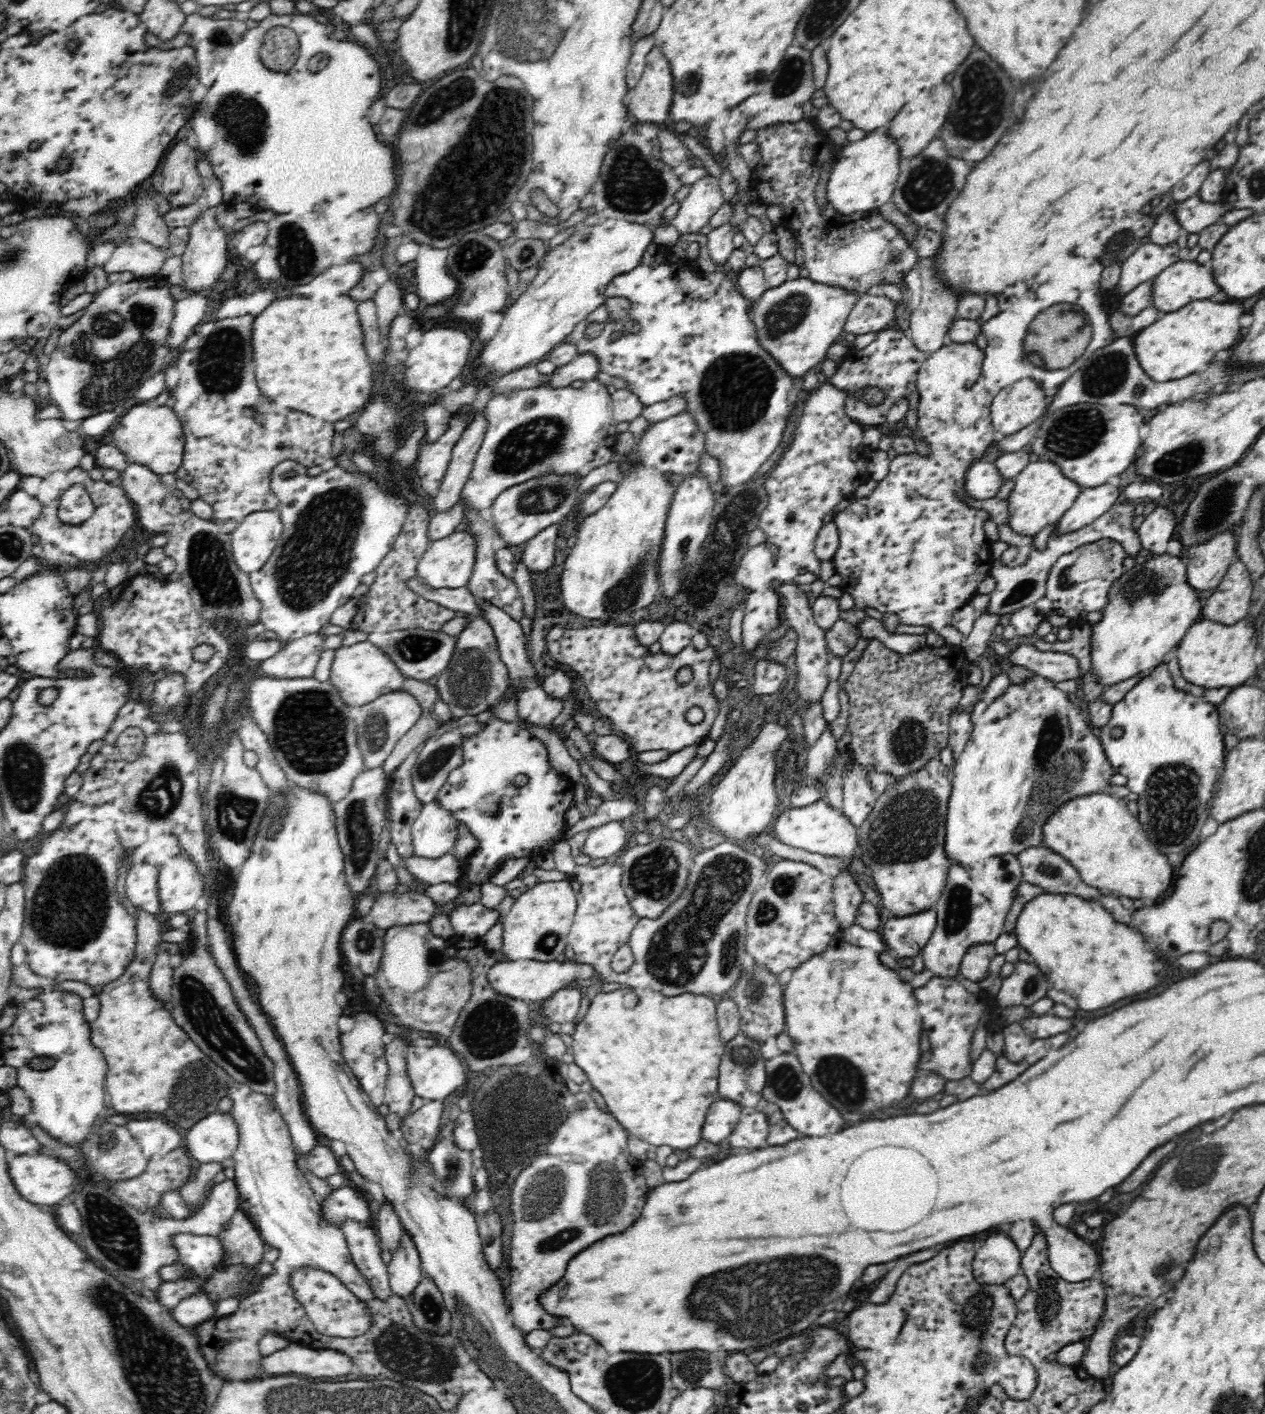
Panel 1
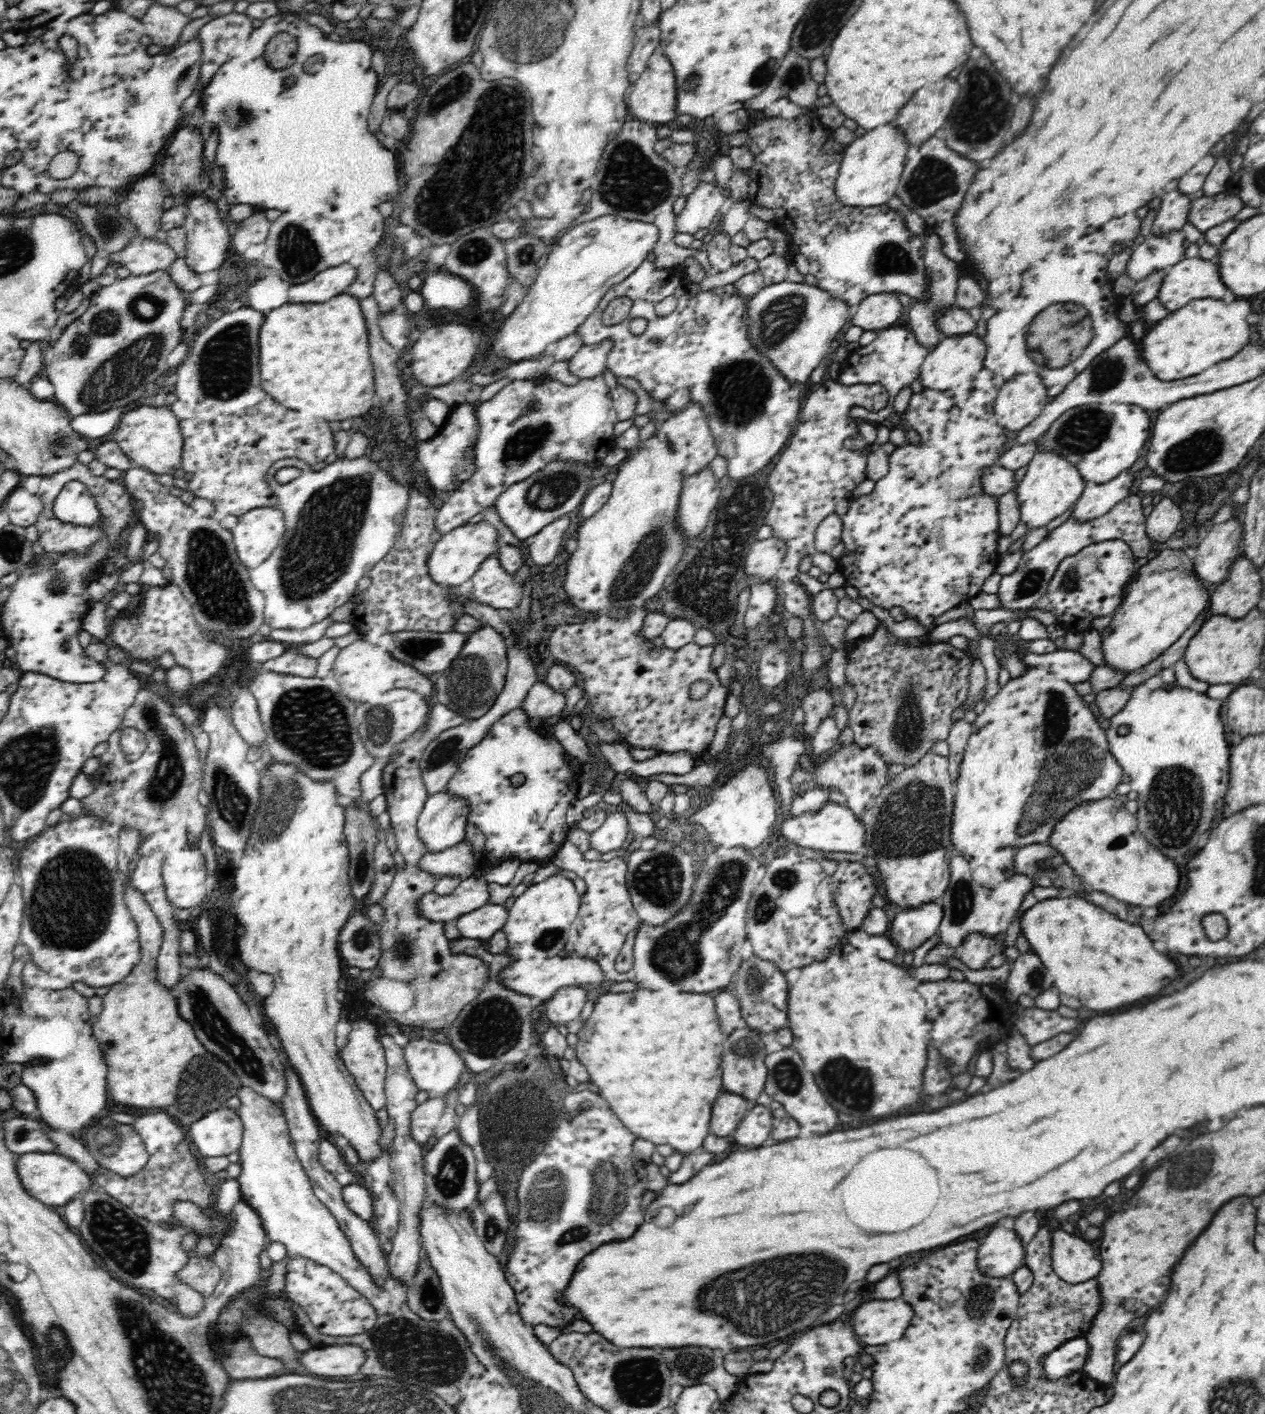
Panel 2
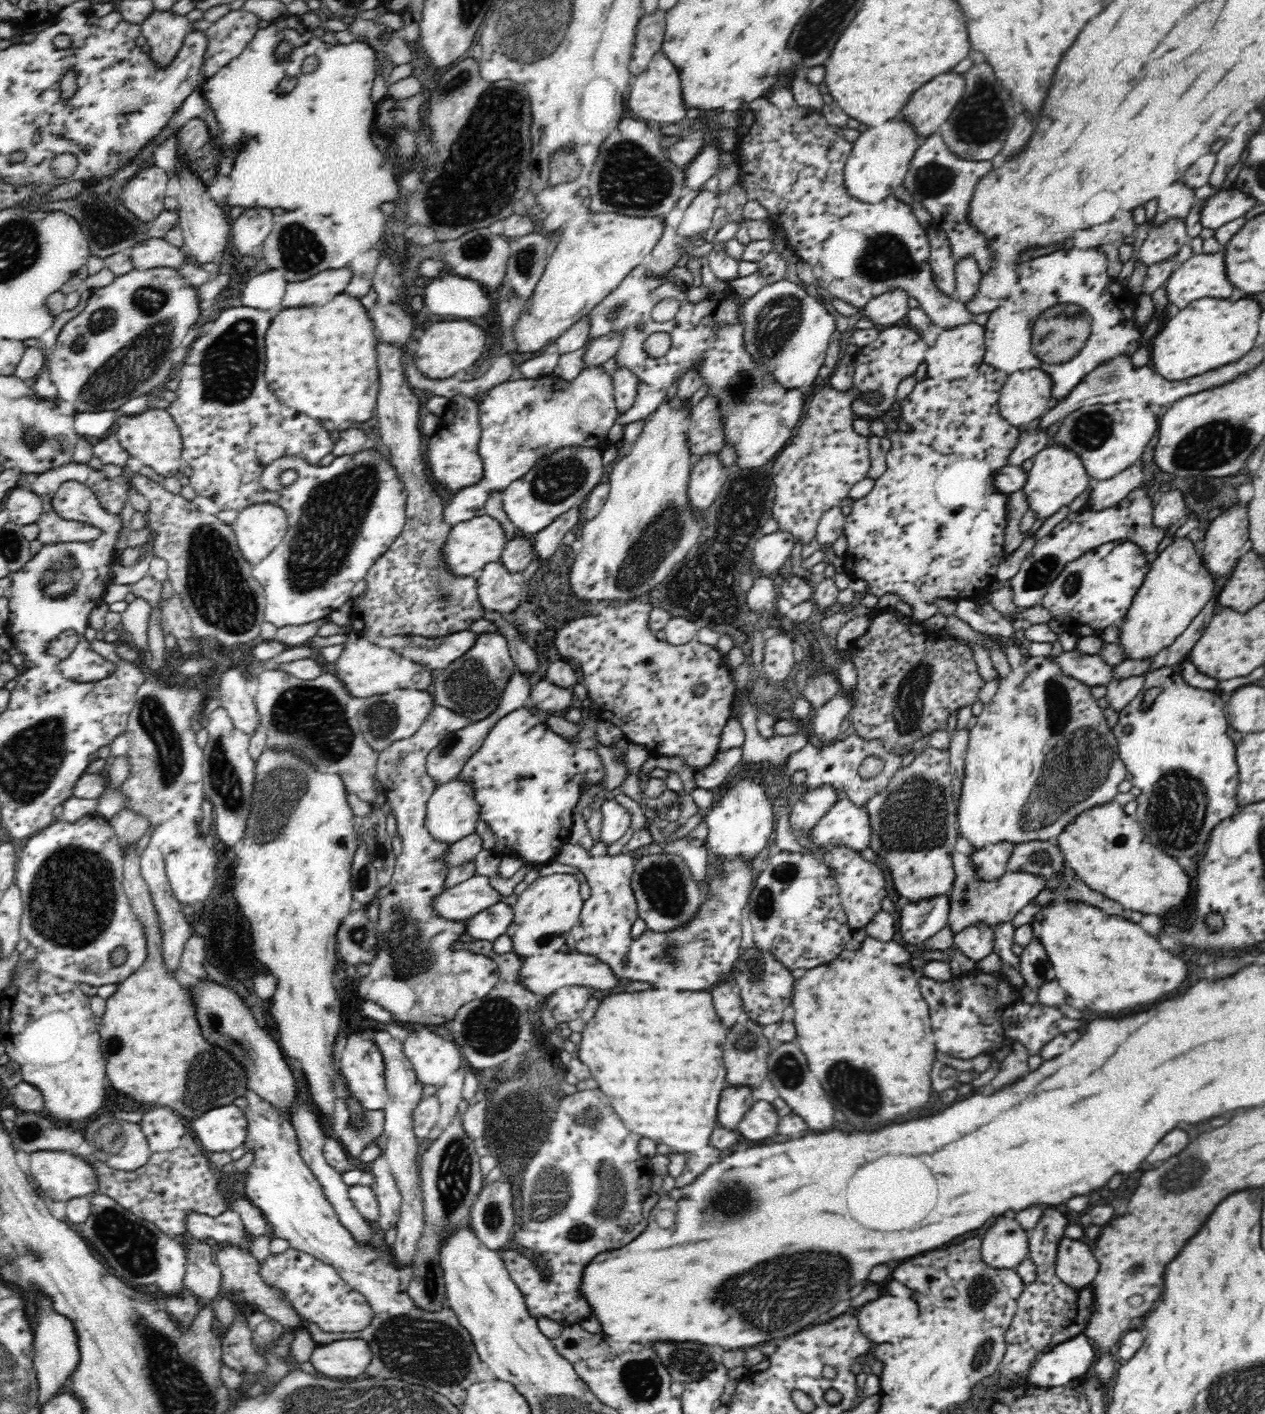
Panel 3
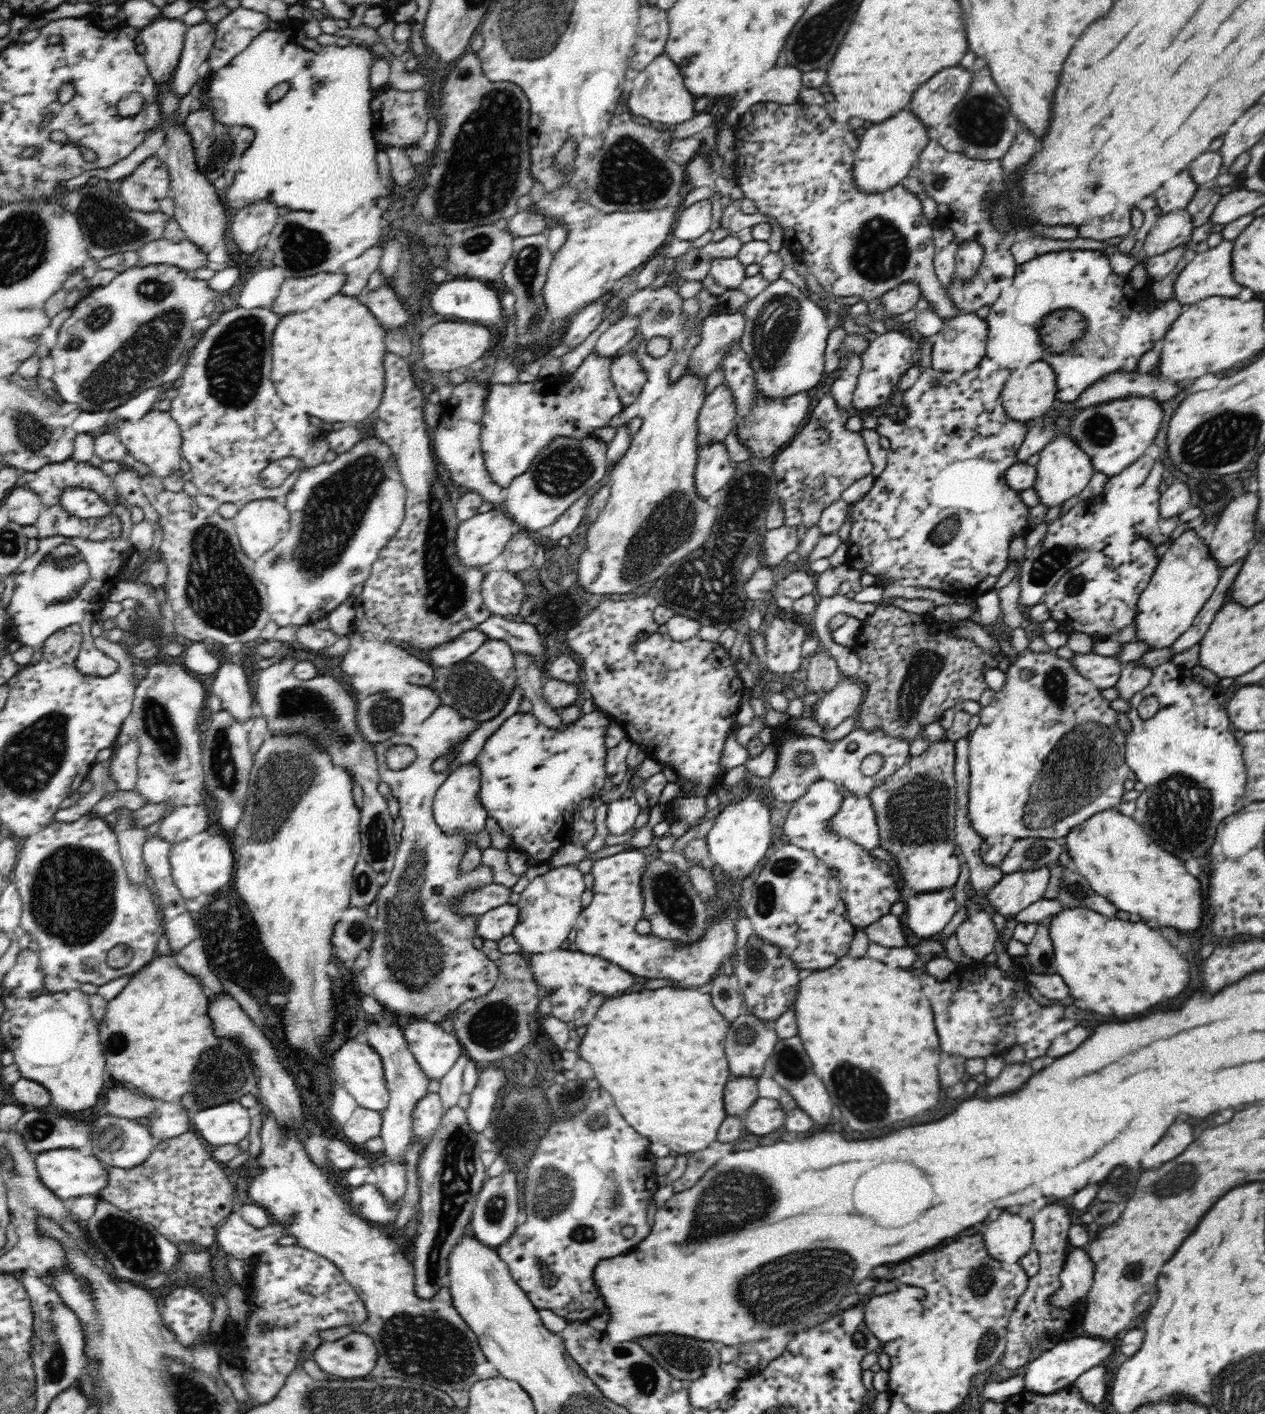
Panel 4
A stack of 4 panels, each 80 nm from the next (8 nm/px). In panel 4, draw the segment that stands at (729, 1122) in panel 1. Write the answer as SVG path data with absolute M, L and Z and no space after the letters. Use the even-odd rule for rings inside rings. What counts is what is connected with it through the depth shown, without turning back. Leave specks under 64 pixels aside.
M738 1078L726 1084L724 1090L724 1108L728 1116L740 1116L744 1110L748 1110L758 1100L757 1080L748 1078Z

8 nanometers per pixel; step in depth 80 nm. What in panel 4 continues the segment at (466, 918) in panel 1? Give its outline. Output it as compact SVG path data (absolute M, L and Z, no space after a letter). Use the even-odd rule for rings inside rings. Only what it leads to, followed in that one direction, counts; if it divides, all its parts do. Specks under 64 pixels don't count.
M510 903L503 904L475 917L476 935L482 940L498 941L510 935L518 924L518 907Z

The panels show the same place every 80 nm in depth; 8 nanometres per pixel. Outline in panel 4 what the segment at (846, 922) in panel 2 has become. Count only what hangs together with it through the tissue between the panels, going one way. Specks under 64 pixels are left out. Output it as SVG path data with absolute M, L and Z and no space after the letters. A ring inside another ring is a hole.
M821 780L812 783L806 794L794 801L783 824L783 833L791 844L802 847L819 858L829 869L838 872L841 897L846 905L846 914L856 928L870 926L880 916L888 914L890 906L901 900L901 890L894 878L894 870L886 861L871 856L866 849L851 842L848 838L839 838L836 833L828 833L826 824L840 810L846 796L841 788L832 781Z

